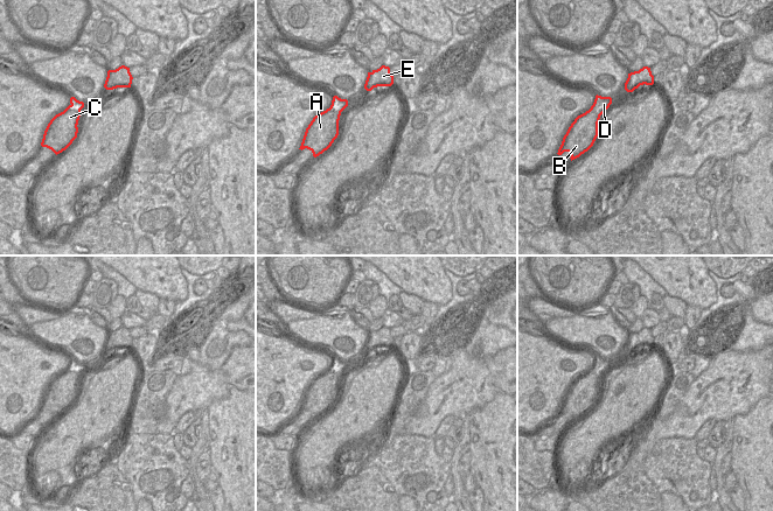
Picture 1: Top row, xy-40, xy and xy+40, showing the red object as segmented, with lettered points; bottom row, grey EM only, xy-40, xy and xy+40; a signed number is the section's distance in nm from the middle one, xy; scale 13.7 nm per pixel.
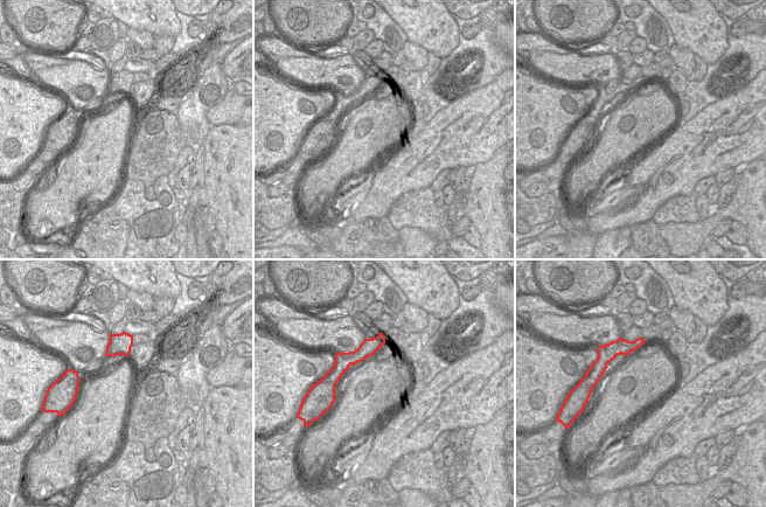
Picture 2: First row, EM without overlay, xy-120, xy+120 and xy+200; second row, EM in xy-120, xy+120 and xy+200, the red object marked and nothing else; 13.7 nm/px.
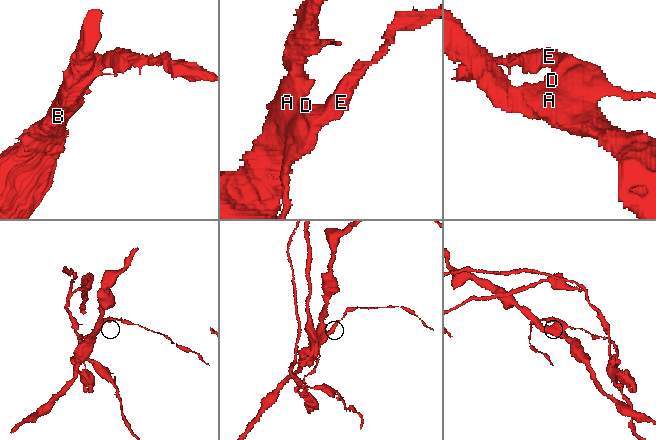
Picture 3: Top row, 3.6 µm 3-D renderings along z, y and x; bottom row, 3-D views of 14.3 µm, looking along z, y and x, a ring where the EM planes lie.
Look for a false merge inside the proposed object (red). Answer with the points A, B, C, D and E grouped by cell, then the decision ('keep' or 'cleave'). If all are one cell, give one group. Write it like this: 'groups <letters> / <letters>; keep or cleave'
groups A B C / D E; cleave

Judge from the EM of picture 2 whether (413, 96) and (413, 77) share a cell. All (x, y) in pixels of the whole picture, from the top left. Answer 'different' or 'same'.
same

